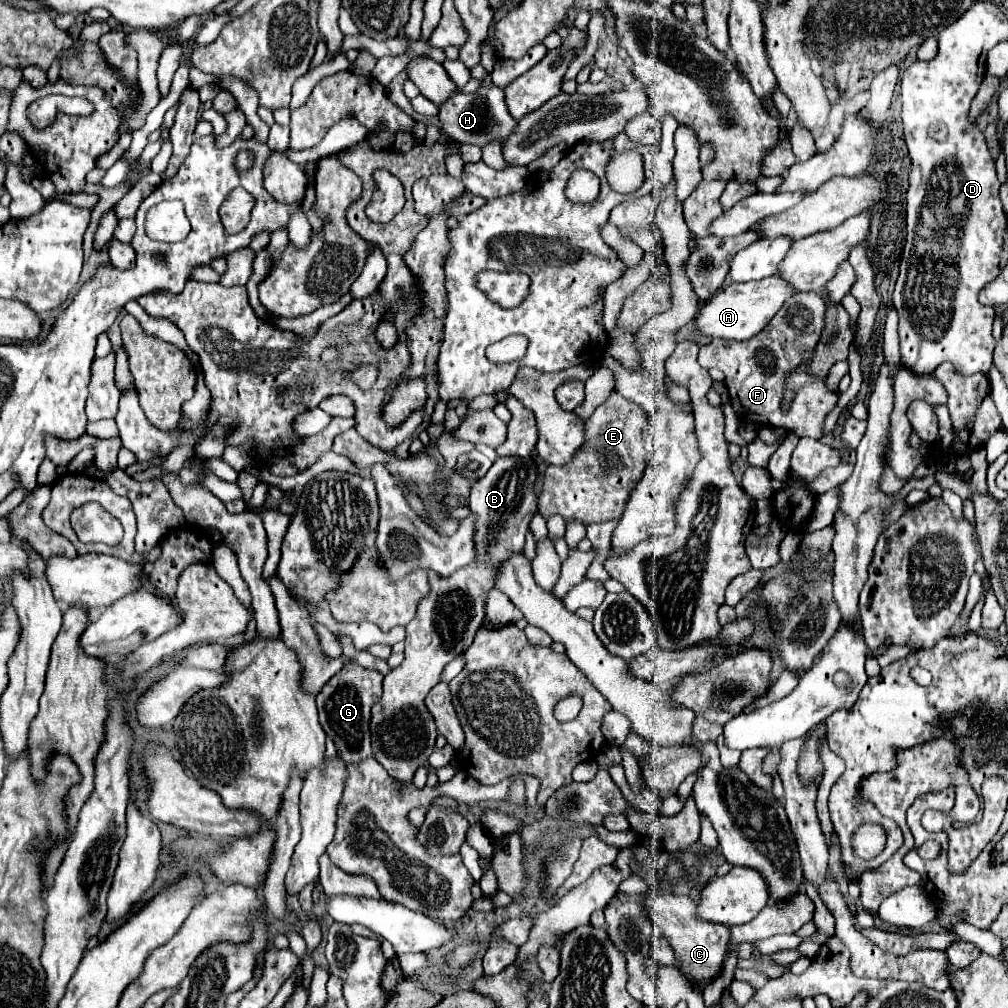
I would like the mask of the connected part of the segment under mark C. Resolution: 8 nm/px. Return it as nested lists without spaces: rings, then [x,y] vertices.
[[[650,891],[644,897],[644,913],[653,925],[660,928],[660,933],[668,939],[670,947],[674,949],[678,971],[694,987],[702,987],[722,973],[726,953],[730,951],[730,929],[716,923],[696,923],[696,919],[692,919],[692,903],[694,901],[688,895],[680,893],[654,895],[654,891]]]

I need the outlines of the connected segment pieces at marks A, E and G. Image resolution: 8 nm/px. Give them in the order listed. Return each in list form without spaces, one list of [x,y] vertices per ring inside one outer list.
[[[778,275],[760,279],[756,283],[740,283],[740,285],[730,283],[698,311],[698,315],[694,319],[694,331],[702,337],[704,345],[714,339],[748,341],[770,323],[770,319],[782,307],[784,299],[788,299],[792,295],[794,295],[794,291]]]
[[[612,393],[606,403],[602,403],[594,415],[588,419],[588,447],[584,451],[576,453],[572,457],[572,463],[566,463],[562,467],[550,465],[544,469],[544,482],[542,493],[538,501],[540,513],[548,519],[550,515],[562,515],[564,519],[584,519],[586,525],[620,519],[624,513],[624,507],[628,503],[628,497],[636,483],[640,481],[640,475],[646,467],[646,449],[644,449],[644,437],[642,431],[646,427],[646,413],[632,401],[624,399],[620,393]]]
[[[358,663],[344,665],[318,693],[318,713],[320,713],[320,725],[326,731],[326,735],[336,743],[340,757],[350,763],[362,763],[364,759],[372,757],[370,747],[370,707],[380,699],[382,691],[382,675],[378,671],[370,671],[360,667]]]

